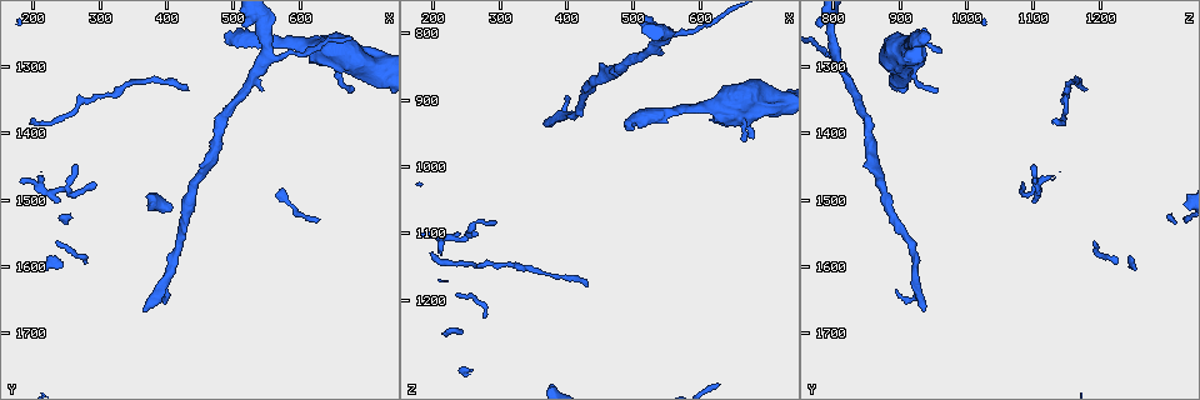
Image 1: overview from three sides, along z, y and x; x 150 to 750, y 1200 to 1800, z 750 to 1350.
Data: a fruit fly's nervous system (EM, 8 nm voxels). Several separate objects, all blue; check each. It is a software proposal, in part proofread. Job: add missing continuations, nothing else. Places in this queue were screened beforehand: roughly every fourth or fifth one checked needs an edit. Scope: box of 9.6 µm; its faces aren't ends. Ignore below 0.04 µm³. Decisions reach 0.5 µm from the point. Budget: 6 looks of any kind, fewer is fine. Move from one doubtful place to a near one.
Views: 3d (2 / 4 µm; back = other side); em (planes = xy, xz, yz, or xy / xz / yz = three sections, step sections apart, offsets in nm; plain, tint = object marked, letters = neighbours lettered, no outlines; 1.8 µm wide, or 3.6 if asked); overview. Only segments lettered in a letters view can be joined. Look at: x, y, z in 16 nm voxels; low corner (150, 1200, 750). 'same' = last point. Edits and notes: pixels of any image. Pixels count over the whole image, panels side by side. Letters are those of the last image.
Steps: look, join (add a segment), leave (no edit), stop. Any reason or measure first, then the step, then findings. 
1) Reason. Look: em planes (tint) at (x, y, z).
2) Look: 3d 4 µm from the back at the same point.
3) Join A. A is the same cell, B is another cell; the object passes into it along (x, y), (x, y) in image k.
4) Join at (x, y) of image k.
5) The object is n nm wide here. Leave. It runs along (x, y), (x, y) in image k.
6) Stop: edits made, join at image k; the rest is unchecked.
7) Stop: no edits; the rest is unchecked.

An open end. Look: em yz step 8 (letters) at (365, 1665, 935).

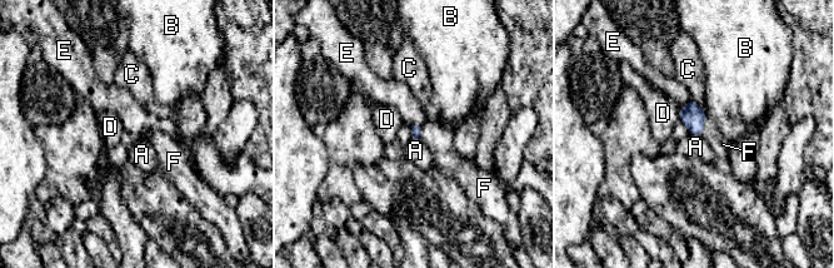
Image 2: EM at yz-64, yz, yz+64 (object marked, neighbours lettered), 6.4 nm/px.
Look: em planes (letters) at the same point.

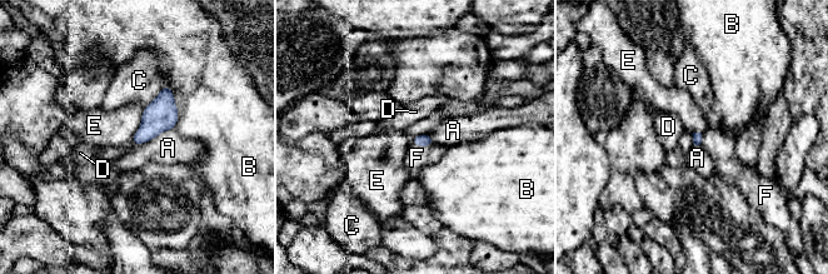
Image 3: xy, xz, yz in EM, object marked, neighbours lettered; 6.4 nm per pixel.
Join F. F is the same cell, A, B, C, D and E are other cells; the object passes into it along (424, 139), (423, 145), (417, 158) in image 3; the neuron continues.

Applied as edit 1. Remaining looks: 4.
Look: overview.

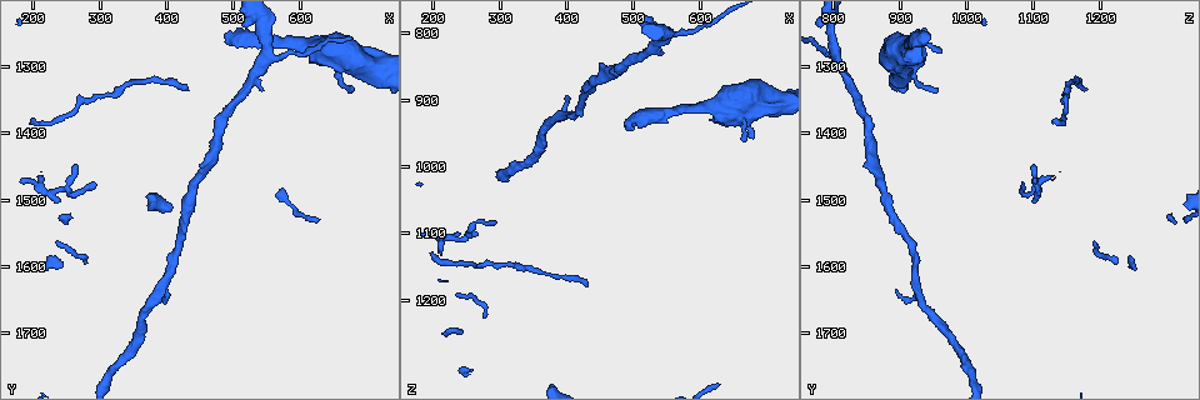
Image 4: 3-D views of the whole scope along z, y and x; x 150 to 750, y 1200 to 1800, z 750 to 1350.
Look: 3d 2 µm at (680, 1335, 960).

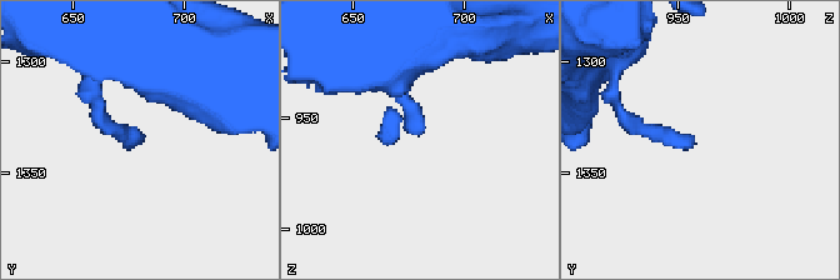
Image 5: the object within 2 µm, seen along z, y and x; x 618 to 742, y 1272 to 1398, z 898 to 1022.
Shape alone is not enough. Look: em planes (letters) at (679, 1338, 958).

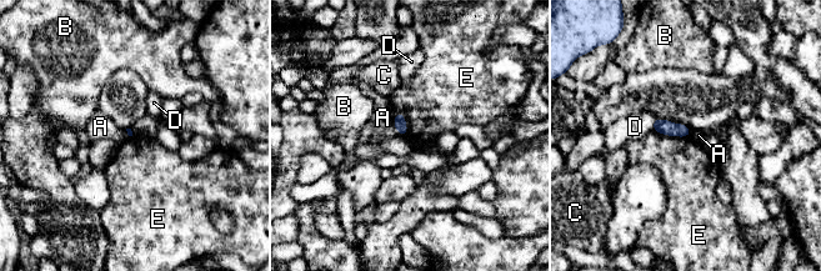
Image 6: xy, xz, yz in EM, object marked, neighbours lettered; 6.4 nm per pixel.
Leave. A, B, C, D and E are other cells; a border runs along (652, 128), (667, 135), (690, 136) in image 6; no lettered segment goes on from it.

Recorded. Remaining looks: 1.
Stop: edits made, join at image 3; the rest is unchecked.

